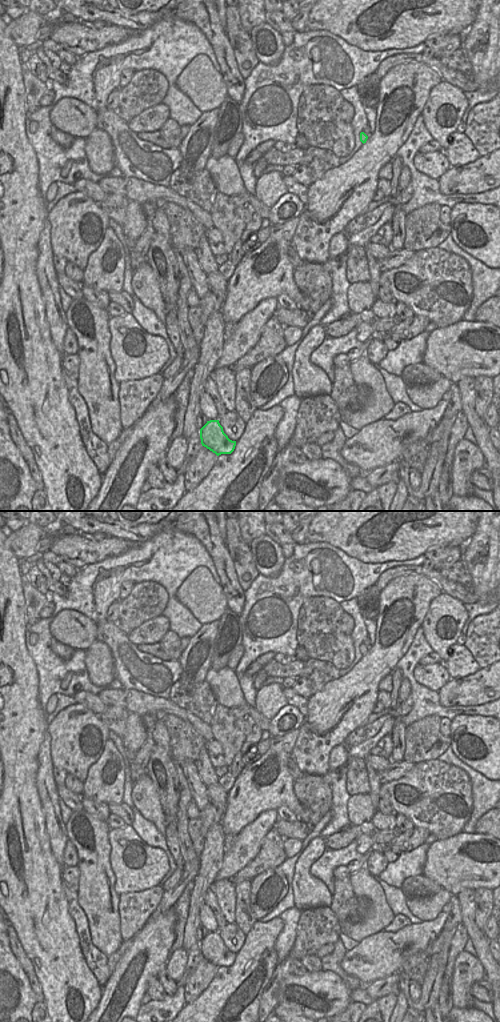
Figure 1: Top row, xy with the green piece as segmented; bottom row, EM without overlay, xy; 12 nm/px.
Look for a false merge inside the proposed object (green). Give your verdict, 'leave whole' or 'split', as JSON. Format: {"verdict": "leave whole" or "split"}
{"verdict": "leave whole"}

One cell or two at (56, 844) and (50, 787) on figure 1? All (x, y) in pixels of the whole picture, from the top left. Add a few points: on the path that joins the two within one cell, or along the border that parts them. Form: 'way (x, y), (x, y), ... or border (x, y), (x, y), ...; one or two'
way (56, 830), (52, 816), (52, 801); one

